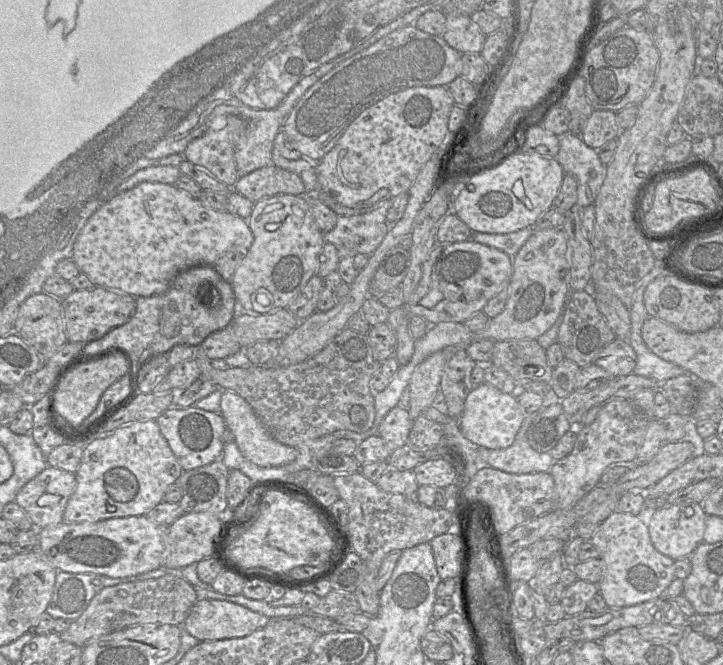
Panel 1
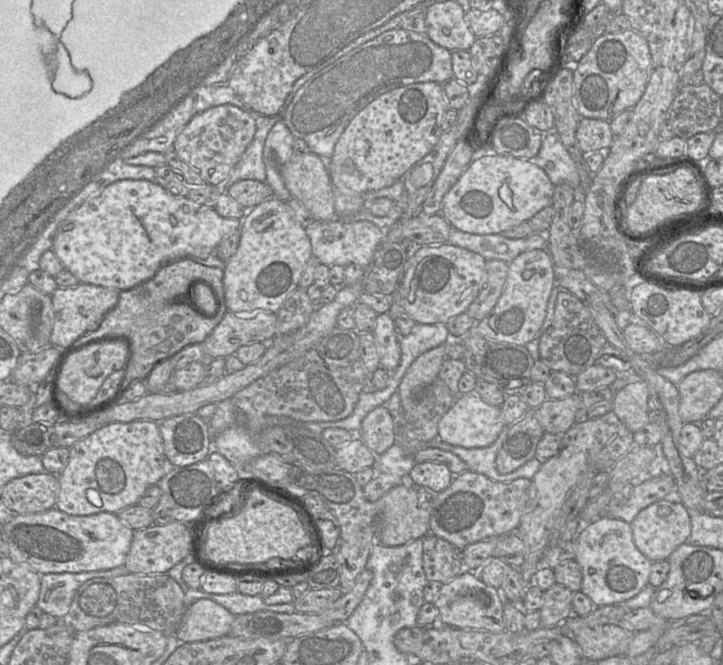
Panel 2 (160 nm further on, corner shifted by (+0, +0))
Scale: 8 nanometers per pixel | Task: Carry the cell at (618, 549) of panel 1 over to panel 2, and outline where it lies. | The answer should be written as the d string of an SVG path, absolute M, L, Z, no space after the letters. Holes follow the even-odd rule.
M610 515L603 516L588 524L573 540L575 544L575 561L582 569L581 592L587 595L596 607L622 603L636 596L649 584L652 561L646 558L635 546L630 523Z

